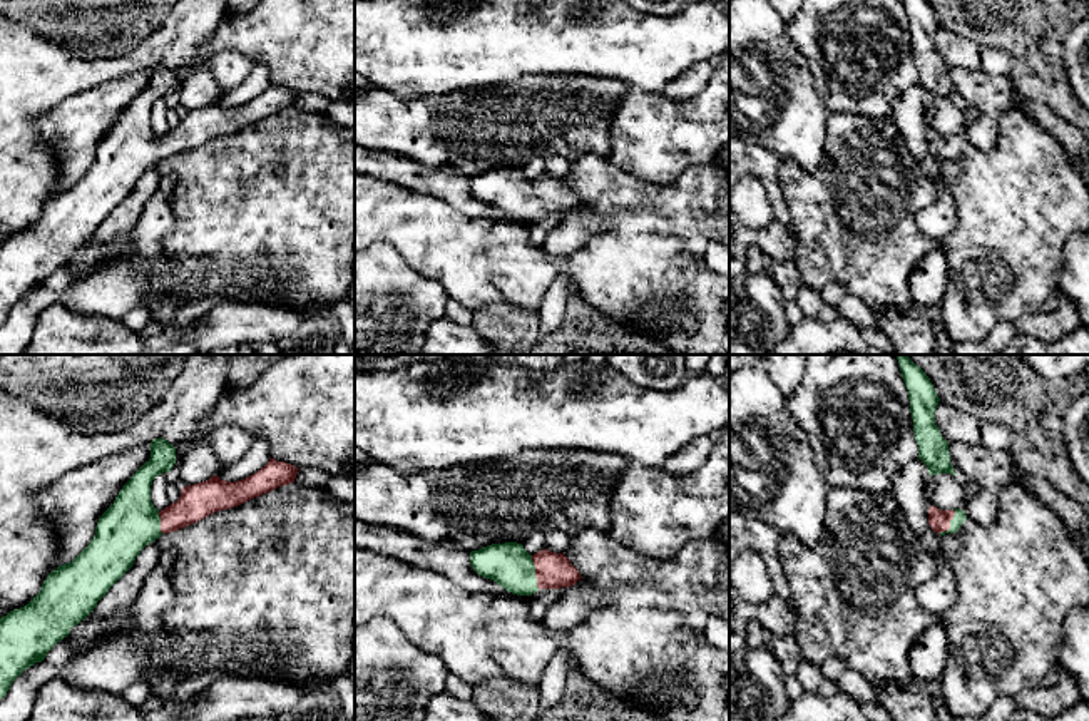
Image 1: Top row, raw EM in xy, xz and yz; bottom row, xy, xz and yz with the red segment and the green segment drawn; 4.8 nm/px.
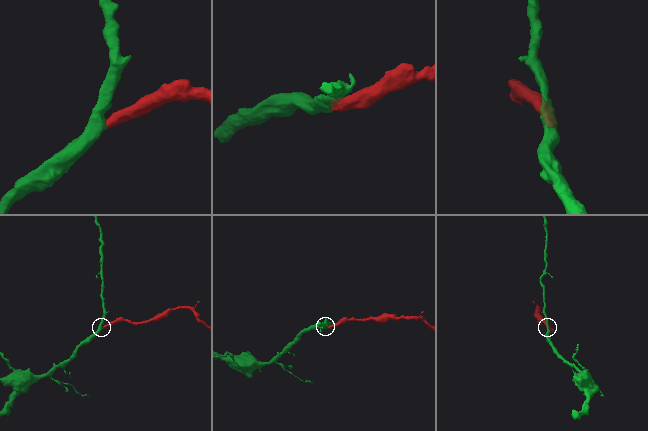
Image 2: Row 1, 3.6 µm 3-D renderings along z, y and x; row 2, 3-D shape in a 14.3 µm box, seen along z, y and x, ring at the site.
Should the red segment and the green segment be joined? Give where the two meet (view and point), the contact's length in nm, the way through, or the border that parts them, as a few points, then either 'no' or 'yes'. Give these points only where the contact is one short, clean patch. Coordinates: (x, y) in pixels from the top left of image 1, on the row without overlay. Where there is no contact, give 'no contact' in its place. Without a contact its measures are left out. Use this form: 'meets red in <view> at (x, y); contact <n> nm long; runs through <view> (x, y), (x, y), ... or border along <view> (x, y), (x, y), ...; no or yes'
meets red in xz at (536, 198); contact 170 nm long; runs through xz (552, 196), (536, 198), (519, 198), (511, 191); yes

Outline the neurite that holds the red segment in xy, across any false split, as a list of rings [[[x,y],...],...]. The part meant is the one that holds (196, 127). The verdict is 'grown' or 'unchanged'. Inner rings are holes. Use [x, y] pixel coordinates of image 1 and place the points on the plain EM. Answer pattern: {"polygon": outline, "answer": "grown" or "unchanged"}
{"polygon": [[[164,64],[152,65],[151,84],[102,139],[90,169],[72,187],[52,196],[27,231],[0,243],[0,325],[25,294],[42,288],[94,236],[147,169],[293,109],[299,95],[269,84],[261,95],[238,107],[214,100],[182,112],[179,125],[159,137],[151,127],[151,110],[157,100],[171,97],[174,89],[174,70]]], "answer": "grown"}

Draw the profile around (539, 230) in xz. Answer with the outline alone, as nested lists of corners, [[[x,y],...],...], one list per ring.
[[[549,214],[544,219],[525,221],[530,234],[530,241],[537,246],[544,246],[547,236],[560,224],[557,214]]]

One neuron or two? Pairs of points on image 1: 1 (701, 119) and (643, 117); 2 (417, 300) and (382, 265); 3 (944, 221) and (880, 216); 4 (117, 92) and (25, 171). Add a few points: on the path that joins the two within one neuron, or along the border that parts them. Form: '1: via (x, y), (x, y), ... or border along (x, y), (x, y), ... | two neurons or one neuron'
1: via (686, 117), (658, 117) | one neuron
2: via (409, 291), (390, 273) | one neuron
3: border along (934, 184), (915, 224), (935, 245), (920, 258) | two neurons
4: border along (57, 106), (37, 119), (56, 146), (56, 184) | two neurons

